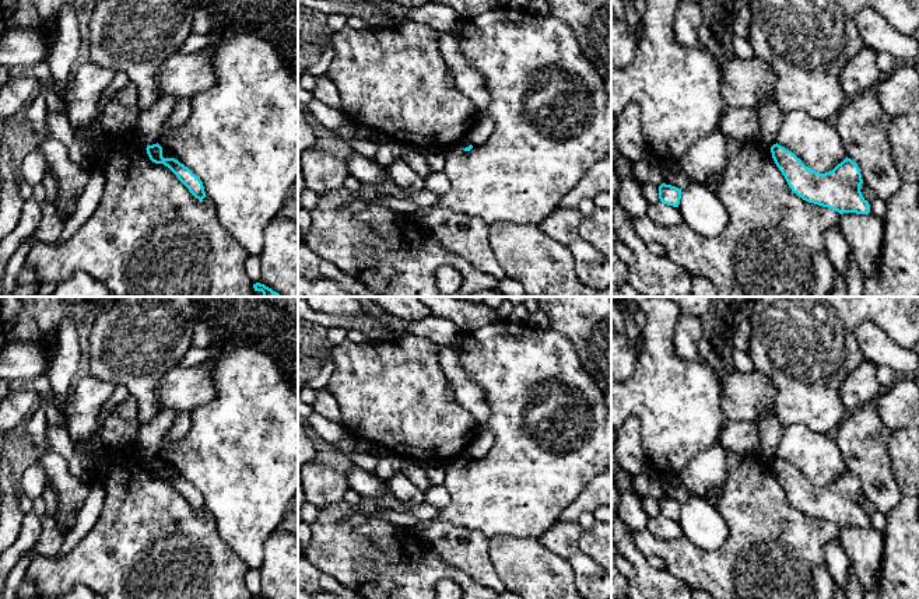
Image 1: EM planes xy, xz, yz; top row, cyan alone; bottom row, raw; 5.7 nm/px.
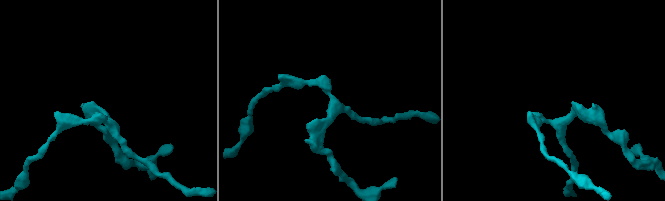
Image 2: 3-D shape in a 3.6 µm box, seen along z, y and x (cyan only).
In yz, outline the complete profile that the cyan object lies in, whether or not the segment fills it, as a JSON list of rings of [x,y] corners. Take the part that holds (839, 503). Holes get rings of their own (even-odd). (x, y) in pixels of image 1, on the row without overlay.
[[[778,456],[771,460],[771,466],[792,505],[803,514],[839,528],[870,526],[870,518],[860,505],[863,497],[860,483],[850,472],[846,470],[832,484],[820,487]]]

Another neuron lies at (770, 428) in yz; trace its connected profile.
[[[771,411],[767,413],[758,423],[757,430],[760,434],[760,452],[769,458],[771,460],[776,458],[776,448],[779,444],[779,438],[783,434],[783,425],[778,420],[778,417]]]

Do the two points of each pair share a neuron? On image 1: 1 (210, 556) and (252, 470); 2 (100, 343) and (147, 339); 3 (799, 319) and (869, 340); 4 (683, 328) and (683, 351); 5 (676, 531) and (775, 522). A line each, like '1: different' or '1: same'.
1: different
2: same
3: different
4: same
5: different

